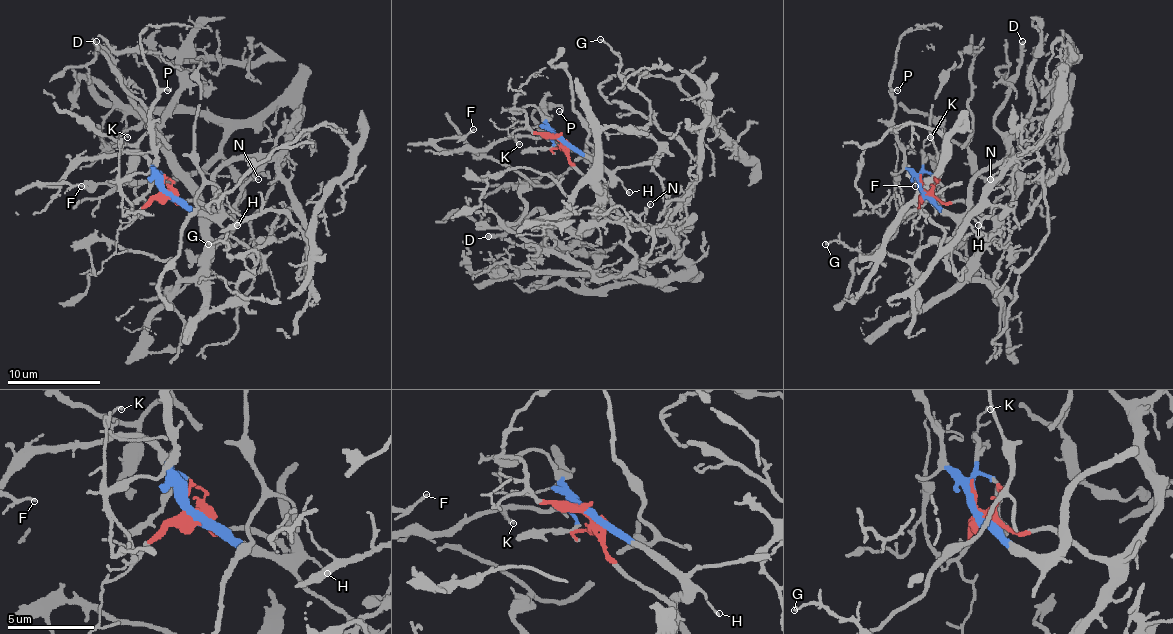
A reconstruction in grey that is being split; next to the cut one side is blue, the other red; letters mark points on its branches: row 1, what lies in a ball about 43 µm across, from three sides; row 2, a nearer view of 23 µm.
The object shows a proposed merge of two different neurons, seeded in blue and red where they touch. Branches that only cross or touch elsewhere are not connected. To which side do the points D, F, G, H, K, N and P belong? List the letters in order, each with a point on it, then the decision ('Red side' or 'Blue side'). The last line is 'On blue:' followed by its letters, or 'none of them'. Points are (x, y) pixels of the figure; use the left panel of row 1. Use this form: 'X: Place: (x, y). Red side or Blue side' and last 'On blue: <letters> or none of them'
D: Place: (96, 41). Red side
F: Place: (81, 186). Blue side
G: Place: (208, 244). Red side
H: Place: (237, 225). Blue side
K: Place: (127, 137). Blue side
N: Place: (258, 179). Red side
P: Place: (167, 90). Blue side
On blue: F, H, K, P

